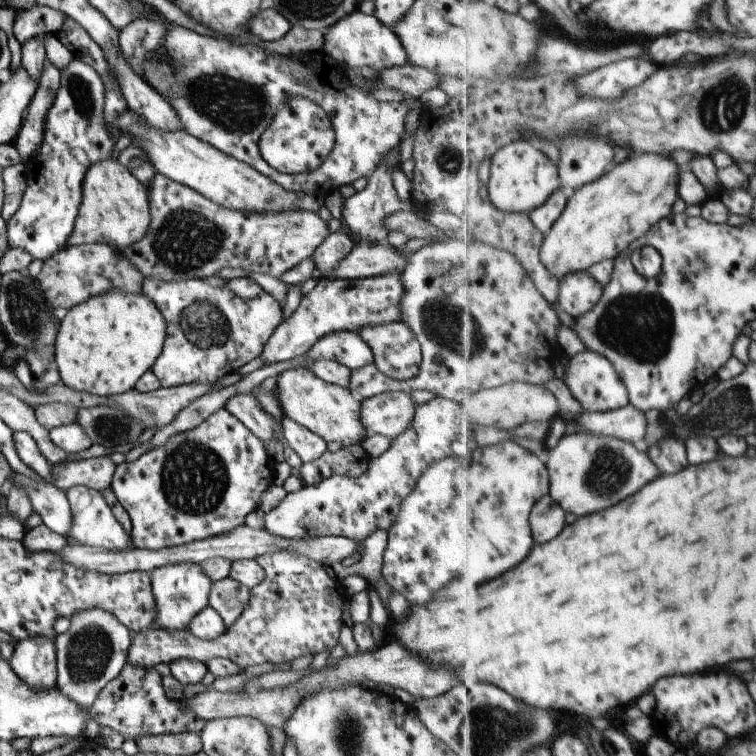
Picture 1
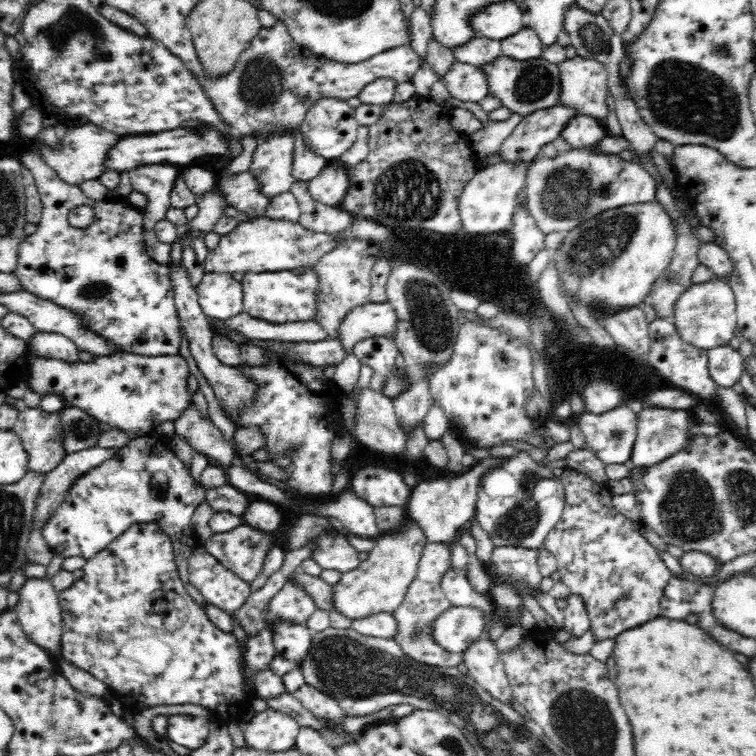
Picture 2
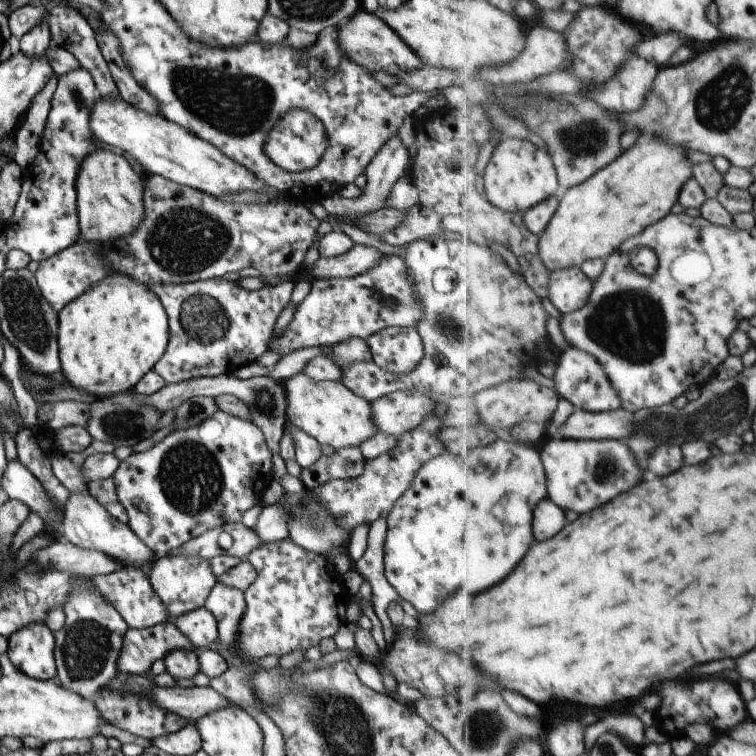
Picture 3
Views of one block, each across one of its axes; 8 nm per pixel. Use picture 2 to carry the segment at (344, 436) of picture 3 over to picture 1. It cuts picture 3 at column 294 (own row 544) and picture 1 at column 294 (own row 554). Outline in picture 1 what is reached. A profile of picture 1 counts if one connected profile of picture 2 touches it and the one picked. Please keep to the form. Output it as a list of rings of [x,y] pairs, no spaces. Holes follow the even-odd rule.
[[[299,367],[280,373],[274,384],[274,390],[283,417],[293,420],[295,424],[319,436],[326,444],[339,442],[342,447],[345,447],[362,442],[366,431],[359,420],[361,399],[353,396],[347,388],[325,383],[307,367]]]

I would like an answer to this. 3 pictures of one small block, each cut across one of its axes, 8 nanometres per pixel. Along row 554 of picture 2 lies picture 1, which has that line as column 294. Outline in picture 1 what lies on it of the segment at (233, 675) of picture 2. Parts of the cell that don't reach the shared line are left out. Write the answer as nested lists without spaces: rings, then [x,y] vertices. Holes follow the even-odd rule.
[[[291,96],[287,104],[281,104],[269,128],[261,134],[259,155],[276,172],[297,175],[317,169],[331,152],[333,140],[333,128],[327,114],[311,100],[305,100],[303,96]]]

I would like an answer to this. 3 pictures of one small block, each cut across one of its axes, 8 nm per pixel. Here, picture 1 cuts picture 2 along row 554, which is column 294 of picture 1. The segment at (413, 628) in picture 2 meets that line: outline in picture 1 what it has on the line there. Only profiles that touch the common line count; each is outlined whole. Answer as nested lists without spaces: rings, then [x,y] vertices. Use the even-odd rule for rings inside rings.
[[[287,417],[282,418],[281,432],[286,445],[297,454],[303,464],[316,460],[327,451],[326,443],[319,436],[295,424]]]

